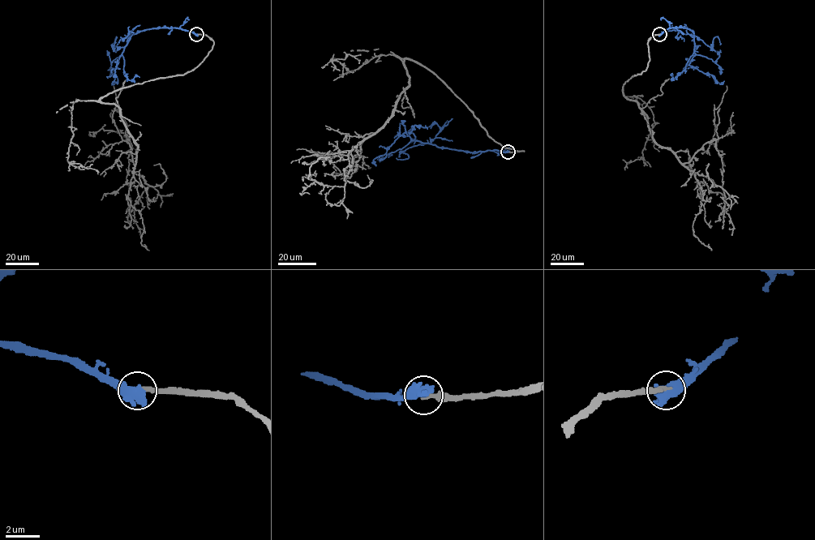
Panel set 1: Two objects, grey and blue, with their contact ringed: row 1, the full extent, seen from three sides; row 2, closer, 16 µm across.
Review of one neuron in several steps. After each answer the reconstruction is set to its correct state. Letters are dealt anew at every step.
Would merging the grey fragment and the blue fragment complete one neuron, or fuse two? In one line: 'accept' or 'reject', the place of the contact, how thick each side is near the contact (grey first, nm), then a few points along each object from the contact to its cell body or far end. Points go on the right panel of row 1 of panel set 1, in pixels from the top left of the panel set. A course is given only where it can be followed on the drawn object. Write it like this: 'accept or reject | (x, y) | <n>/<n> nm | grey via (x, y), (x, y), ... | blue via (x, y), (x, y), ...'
accept | (659, 34) | 240/800 nm | grey via (659, 35), (623, 92), (654, 141), (694, 174), (693, 234), (711, 250) | blue via (659, 34), (669, 28), (684, 27), (693, 31), (695, 54), (689, 65), (710, 74), (720, 84), (724, 81)

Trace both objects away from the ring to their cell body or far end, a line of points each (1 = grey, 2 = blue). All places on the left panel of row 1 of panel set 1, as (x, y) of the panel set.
1: (197, 34), (213, 42), (195, 67), (100, 100), (118, 107), (138, 145), (127, 198), (149, 250)
2: (196, 34), (179, 28), (160, 27), (135, 33), (120, 55), (112, 84), (115, 81)

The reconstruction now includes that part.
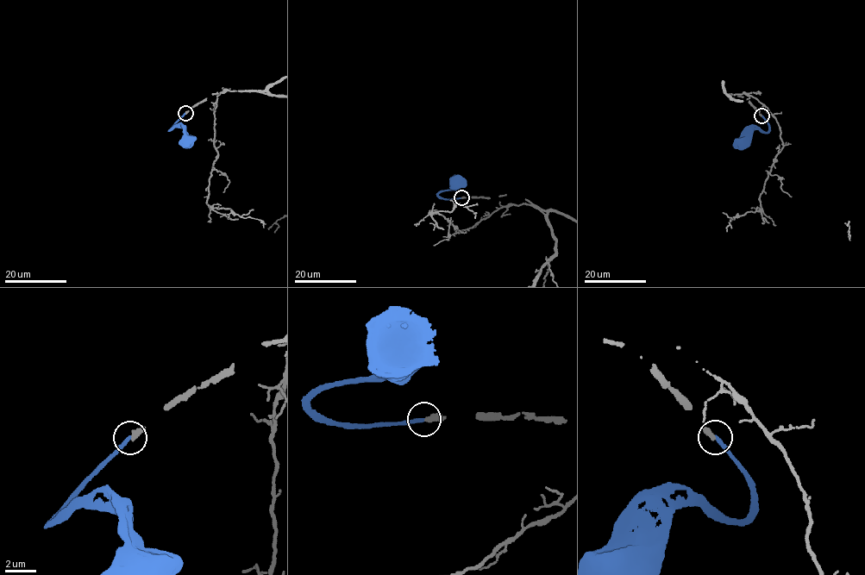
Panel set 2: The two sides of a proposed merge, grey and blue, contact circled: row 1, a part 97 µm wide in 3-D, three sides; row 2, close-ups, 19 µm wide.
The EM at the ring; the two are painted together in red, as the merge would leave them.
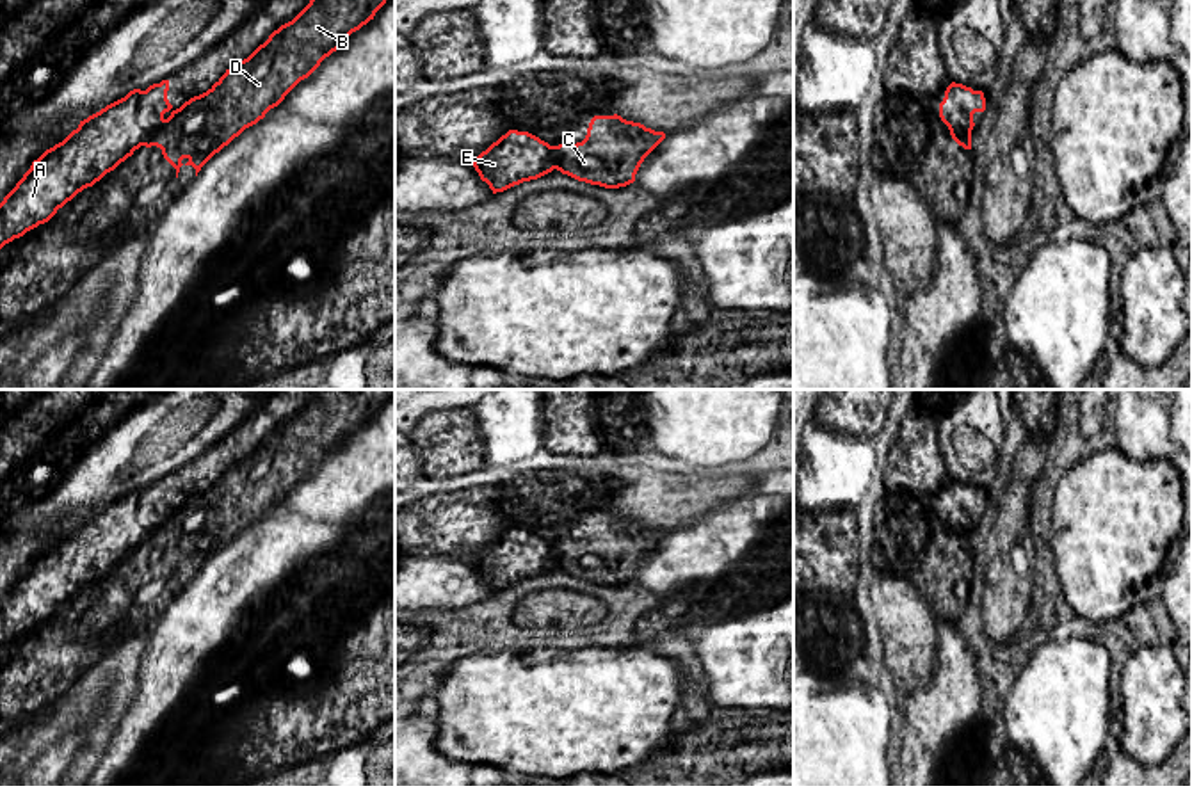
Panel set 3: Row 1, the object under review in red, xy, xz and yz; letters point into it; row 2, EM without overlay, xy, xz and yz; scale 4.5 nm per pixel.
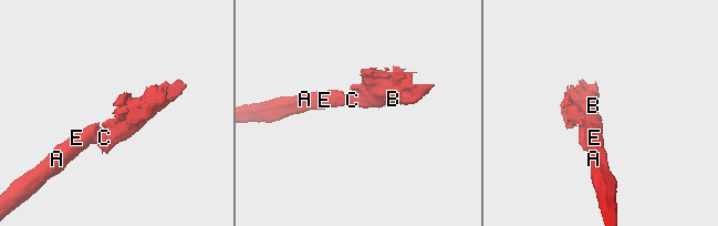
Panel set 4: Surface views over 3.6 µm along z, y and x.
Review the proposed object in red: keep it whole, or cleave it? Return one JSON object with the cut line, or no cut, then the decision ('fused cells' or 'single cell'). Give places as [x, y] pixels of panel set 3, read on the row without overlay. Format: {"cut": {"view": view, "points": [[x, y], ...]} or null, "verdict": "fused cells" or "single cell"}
{"cut": {"view": "xy", "points": [[164, 518], [141, 543]]}, "verdict": "fused cells"}

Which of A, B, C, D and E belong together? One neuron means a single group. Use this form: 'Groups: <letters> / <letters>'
Groups: A E / B C D

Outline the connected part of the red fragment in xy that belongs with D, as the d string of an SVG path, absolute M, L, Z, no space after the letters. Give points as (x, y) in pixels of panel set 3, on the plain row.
M317 389L310 402L288 421L274 429L269 437L260 443L247 457L226 468L226 471L203 493L190 496L180 507L173 509L164 521L153 528L146 546L157 544L162 548L164 557L176 567L176 576L181 558L187 557L185 564L196 567L196 574L201 565L246 526L256 523L265 512L278 505L285 494L304 477L308 477L320 461L336 450L345 437L374 418L375 411L386 402L391 389L358 389L349 393L347 389Z

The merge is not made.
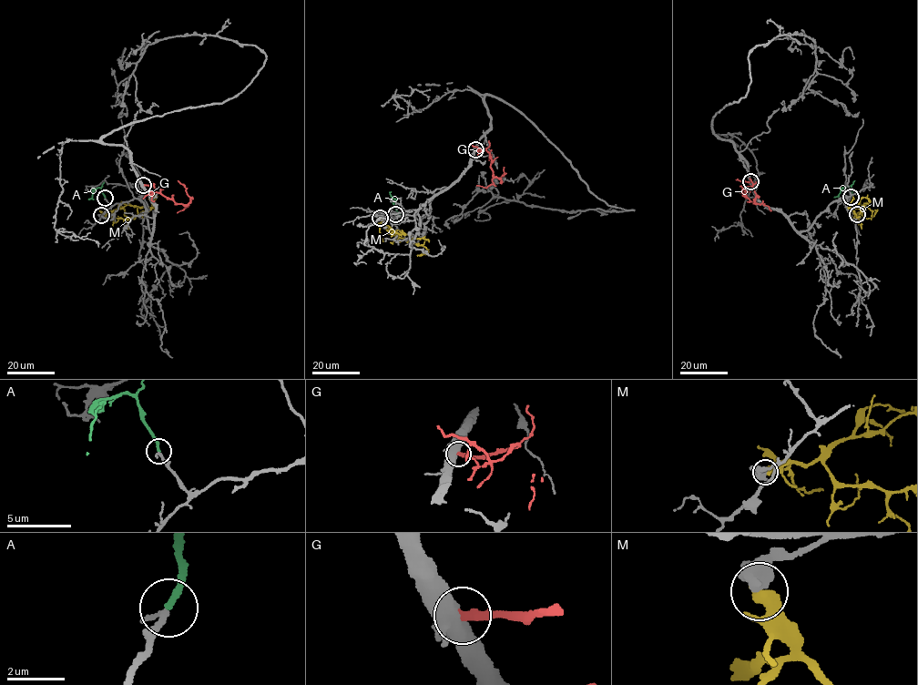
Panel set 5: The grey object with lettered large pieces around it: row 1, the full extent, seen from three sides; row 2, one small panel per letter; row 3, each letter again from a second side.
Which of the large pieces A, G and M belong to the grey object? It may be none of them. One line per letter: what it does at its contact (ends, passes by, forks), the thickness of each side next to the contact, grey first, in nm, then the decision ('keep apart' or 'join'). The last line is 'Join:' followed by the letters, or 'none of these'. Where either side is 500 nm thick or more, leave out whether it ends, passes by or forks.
A: it ends there; 220 nm thick on the grey side, 220 nm on the other; join
G: it ends there; 480 nm thick on the grey side, 320 nm on the other; keep apart
M: 600 nm thick on the grey side, 550 nm on the other; keep apart
Join: A

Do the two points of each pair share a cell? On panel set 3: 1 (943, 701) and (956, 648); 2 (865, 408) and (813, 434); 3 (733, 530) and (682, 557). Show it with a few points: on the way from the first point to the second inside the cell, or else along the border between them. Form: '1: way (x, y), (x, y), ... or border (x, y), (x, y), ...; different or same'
1: way (956, 689), (956, 660); same
2: border (813, 418), (833, 431), (867, 438); different
3: way (721, 539), (694, 553); same

